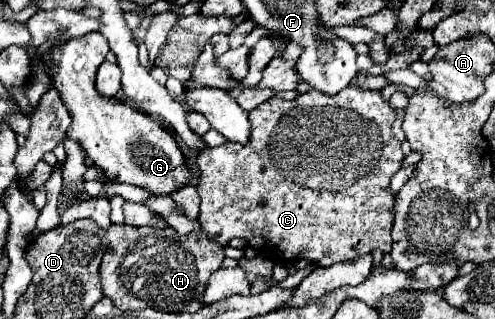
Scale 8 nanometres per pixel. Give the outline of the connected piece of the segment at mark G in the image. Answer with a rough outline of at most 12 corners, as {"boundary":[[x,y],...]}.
{"boundary":[[101,33],[43,57],[67,135],[107,179],[155,195],[191,173],[153,117],[97,93]]}

